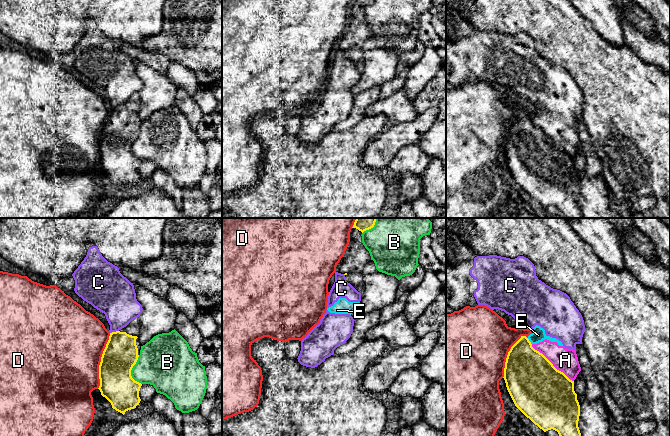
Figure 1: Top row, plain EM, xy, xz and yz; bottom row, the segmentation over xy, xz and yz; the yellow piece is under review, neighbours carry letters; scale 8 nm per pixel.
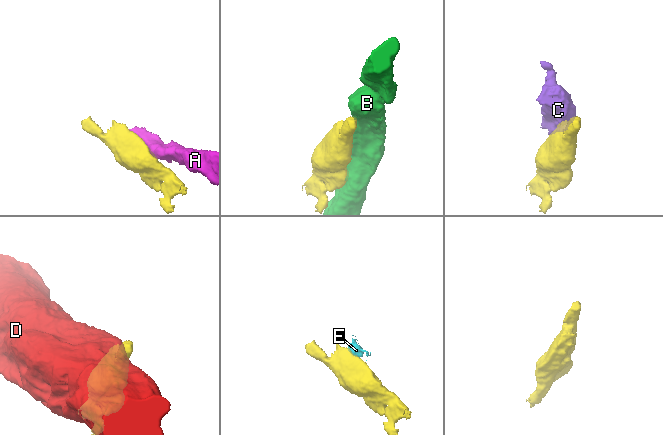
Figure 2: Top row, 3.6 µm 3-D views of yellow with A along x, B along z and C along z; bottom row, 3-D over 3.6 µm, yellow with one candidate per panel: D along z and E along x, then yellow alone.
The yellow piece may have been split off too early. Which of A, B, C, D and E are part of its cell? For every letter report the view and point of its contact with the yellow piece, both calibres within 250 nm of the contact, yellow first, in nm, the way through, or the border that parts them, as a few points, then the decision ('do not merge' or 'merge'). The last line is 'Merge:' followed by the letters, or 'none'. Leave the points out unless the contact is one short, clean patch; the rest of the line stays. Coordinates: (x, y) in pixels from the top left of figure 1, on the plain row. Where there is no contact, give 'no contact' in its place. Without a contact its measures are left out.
A: contact yz (552, 140); calibres 460 and 190 nm; do not merge
B: contact xy (130, 147); calibres 280 and 360 nm; do not merge
C: contact xy (114, 108); calibres 280 and 300 nm; border xy (118, 106), (110, 109); do not merge
D: contact xy (101, 137); calibres 280 and 480 nm; do not merge
E: contact yz (529, 117); calibres 380 and 110 nm; border yz (527, 114), (531, 120); do not merge
Merge: none

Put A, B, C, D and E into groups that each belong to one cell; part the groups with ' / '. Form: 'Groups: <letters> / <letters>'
Groups: A C E / B / D

